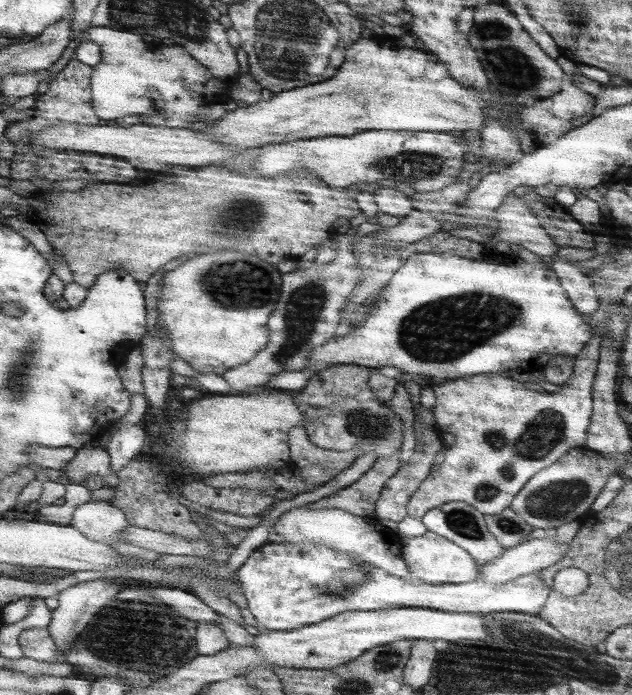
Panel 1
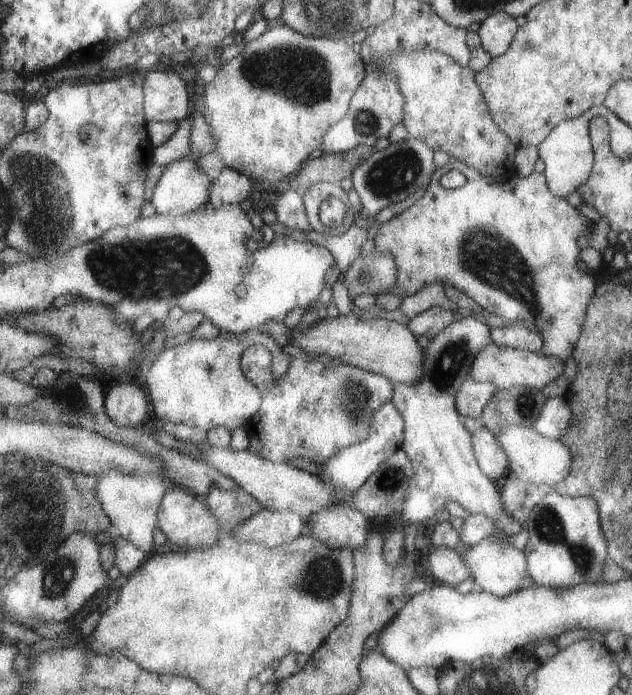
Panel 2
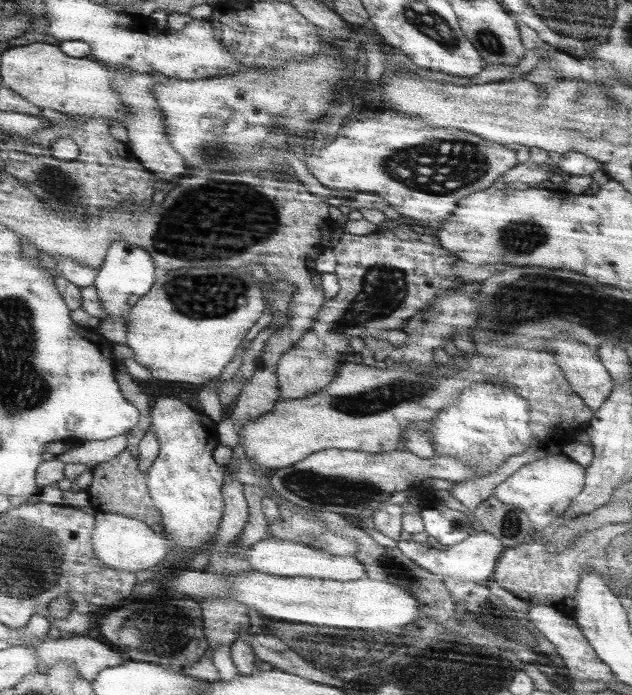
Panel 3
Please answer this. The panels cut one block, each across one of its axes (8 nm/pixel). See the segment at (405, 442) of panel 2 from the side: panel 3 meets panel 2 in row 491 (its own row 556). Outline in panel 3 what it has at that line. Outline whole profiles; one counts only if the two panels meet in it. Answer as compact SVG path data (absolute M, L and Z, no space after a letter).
M484 531L469 534L465 540L457 542L457 544L446 545L446 548L443 548L443 550L429 547L425 542L417 543L402 539L397 542L396 546L403 556L409 558L409 560L413 561L423 570L438 576L441 580L443 578L469 580L469 582L482 585L485 585L489 581L497 557L499 557L504 549L499 538L495 538L493 534Z

